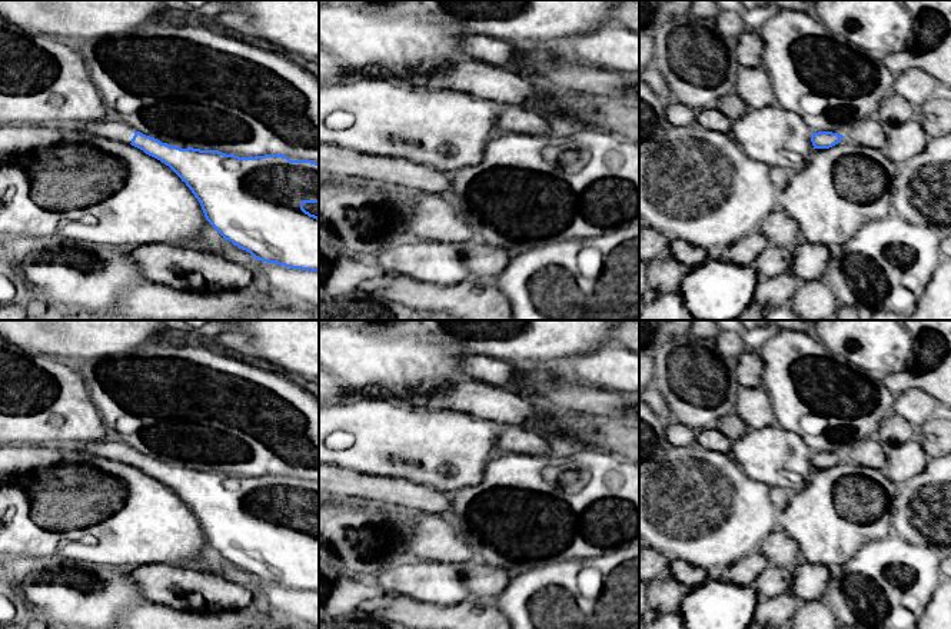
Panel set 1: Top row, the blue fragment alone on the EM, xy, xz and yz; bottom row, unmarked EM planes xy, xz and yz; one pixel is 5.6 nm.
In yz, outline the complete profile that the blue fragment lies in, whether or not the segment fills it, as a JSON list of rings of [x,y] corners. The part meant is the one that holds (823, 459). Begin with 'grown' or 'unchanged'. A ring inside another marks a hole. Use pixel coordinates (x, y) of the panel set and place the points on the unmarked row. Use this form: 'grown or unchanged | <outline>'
unchanged | [[[818,452],[812,453],[811,462],[814,469],[829,469],[842,460],[842,455],[832,452]]]

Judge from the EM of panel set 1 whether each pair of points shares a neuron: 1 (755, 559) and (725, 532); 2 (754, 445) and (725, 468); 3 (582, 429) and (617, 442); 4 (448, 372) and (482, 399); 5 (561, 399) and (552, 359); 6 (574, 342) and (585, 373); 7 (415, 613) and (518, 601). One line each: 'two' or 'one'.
1: two
2: two
3: one
4: two
5: two
6: two
7: two

